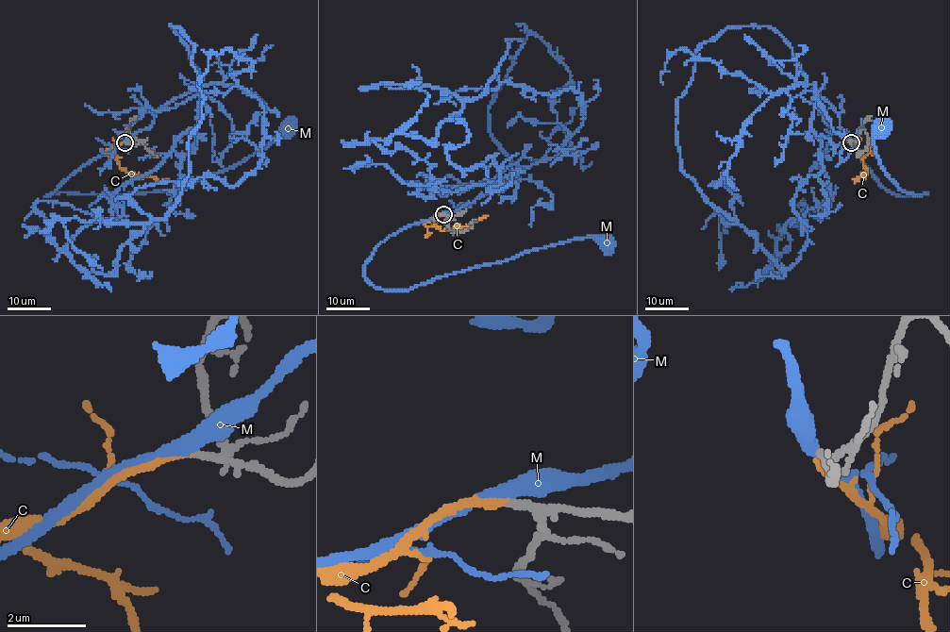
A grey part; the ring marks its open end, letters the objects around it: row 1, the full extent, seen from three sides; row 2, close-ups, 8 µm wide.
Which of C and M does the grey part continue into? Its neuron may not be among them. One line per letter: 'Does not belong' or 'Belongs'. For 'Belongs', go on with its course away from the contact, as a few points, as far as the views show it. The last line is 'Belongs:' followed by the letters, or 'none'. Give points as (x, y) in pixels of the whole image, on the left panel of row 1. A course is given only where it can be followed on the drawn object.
C: Belongs. Its course: (124, 142), (107, 152), (117, 159), (123, 170), (159, 180), (168, 178)
M: Does not belong
Belongs: C

